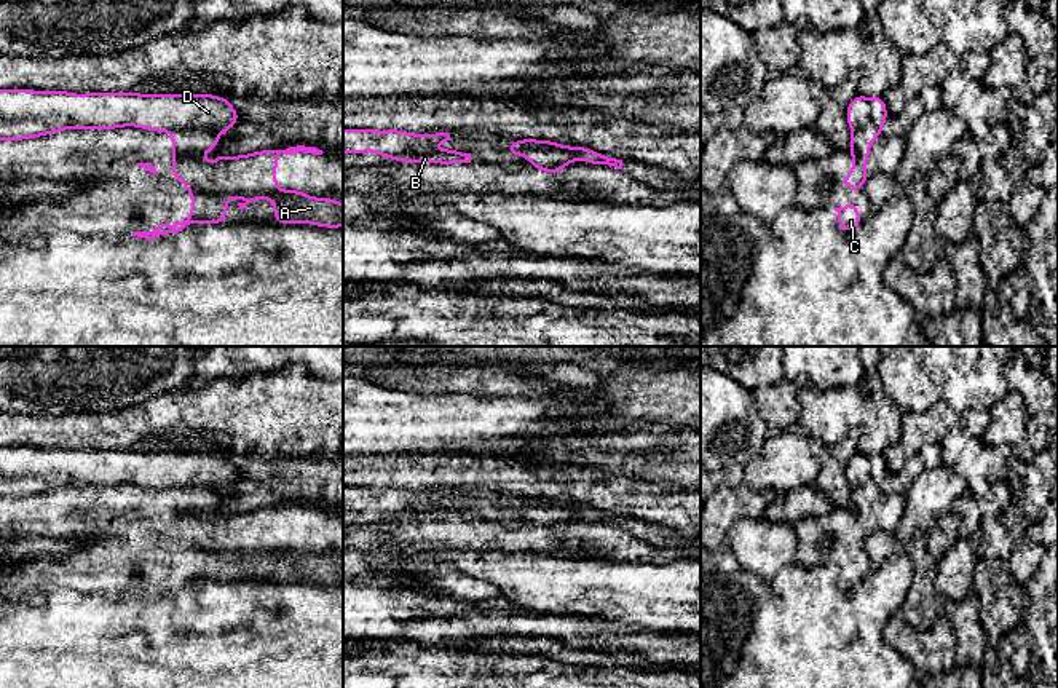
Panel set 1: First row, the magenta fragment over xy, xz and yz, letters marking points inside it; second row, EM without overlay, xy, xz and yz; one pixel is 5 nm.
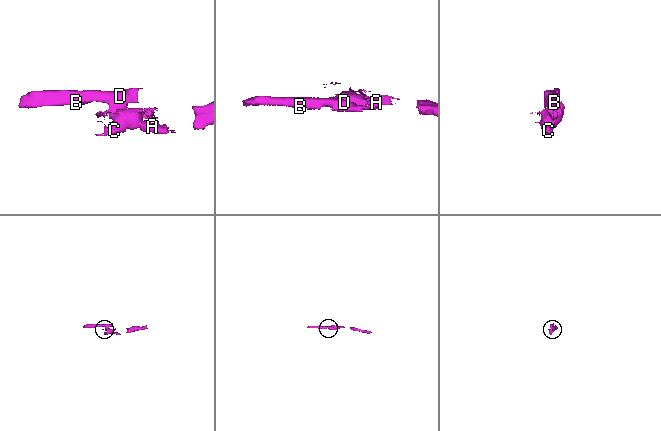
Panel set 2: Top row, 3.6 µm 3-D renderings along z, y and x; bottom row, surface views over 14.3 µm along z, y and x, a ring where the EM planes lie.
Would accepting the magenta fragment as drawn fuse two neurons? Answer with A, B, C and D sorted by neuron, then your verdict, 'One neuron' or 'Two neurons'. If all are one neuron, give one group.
Groups: A C / B D. Two neurons

